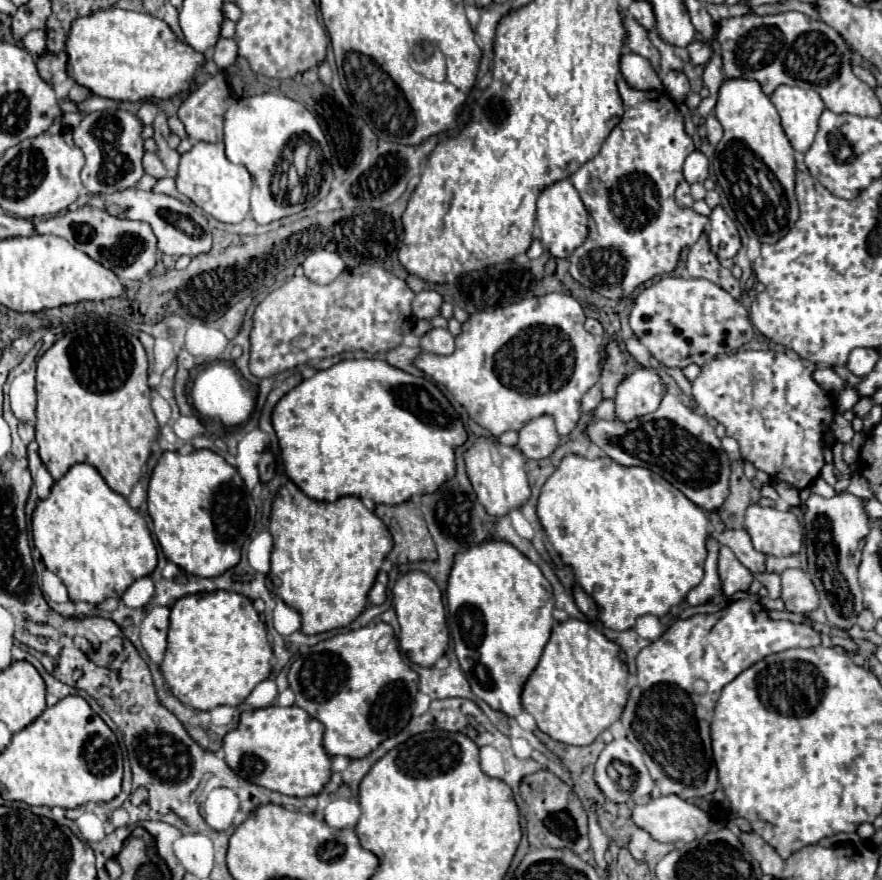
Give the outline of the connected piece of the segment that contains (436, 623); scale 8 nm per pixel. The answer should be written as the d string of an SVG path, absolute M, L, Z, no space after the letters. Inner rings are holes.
M414 570L414 572L402 574L396 580L392 588L392 596L394 596L394 610L400 622L400 650L414 664L434 666L434 662L446 652L450 642L450 634L446 626L446 610L442 604L440 588L428 574Z

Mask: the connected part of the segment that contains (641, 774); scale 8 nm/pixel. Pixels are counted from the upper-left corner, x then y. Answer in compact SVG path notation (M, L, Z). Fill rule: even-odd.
M626 738L612 740L610 744L604 746L604 750L600 752L596 766L594 766L594 782L598 784L602 794L614 804L622 804L622 802L628 802L628 800L638 800L638 798L650 796L652 790L654 790L654 780L650 778L650 774L644 766L642 754Z

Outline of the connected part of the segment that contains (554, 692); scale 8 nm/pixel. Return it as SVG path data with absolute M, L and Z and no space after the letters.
M574 618L554 626L552 636L542 652L542 658L536 670L530 674L522 692L522 706L526 712L534 716L538 728L550 738L562 744L572 744L572 746L592 744L598 738L598 734L608 730L620 718L626 706L626 700L628 700L626 654L616 642L608 640L590 622L574 620Z

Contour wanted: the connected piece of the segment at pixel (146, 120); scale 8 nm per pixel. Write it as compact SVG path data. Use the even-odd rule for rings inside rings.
M146 102L146 104L142 104L142 108L138 110L138 120L140 120L144 126L148 126L148 124L154 122L156 114L158 114L158 108L156 108L154 104Z

